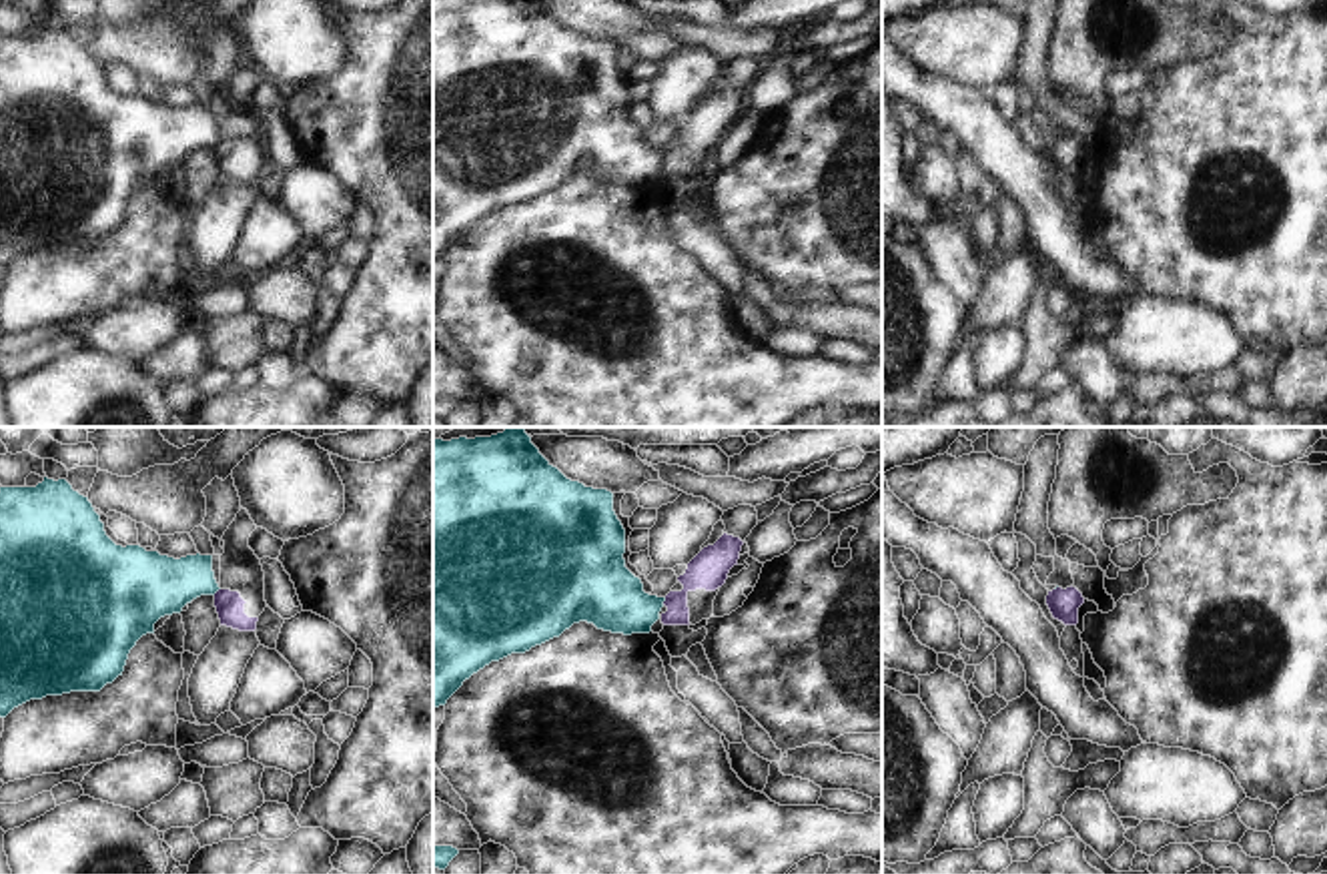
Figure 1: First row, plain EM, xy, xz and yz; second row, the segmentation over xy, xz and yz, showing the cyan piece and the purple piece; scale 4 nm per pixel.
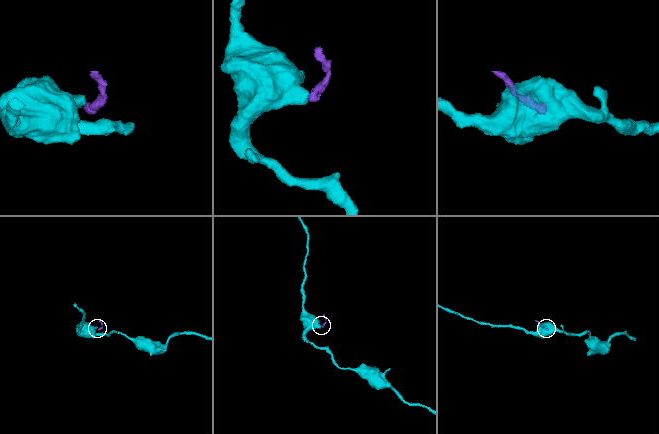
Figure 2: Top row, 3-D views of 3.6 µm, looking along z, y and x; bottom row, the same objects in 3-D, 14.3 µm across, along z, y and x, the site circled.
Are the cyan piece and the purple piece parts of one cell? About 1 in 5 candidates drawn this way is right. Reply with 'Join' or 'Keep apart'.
Keep apart.

